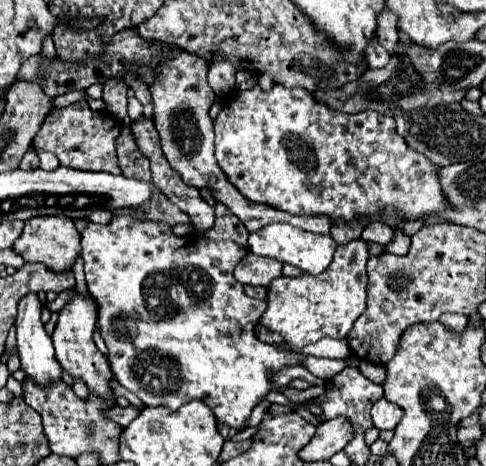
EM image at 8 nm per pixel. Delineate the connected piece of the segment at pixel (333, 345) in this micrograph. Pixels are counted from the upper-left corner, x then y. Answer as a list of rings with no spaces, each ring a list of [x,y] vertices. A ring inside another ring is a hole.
[[[322,339],[316,341],[314,345],[306,345],[306,349],[302,349],[302,355],[308,357],[328,357],[328,359],[346,359],[350,357],[350,347],[346,345],[346,339]]]

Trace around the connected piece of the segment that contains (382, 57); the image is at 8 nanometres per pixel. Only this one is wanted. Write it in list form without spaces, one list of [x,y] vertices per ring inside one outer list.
[[[374,35],[374,41],[370,41],[370,45],[366,47],[366,61],[370,65],[370,69],[380,69],[388,63],[388,53],[386,49],[382,49],[382,45],[378,43],[378,37]]]

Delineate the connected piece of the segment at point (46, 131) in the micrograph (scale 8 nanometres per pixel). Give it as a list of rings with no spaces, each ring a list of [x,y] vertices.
[[[78,101],[64,109],[52,109],[38,135],[34,137],[34,147],[50,151],[58,157],[60,165],[82,169],[82,171],[106,171],[120,173],[116,159],[116,139],[120,135],[120,123],[110,113],[96,113],[88,107],[86,101]]]

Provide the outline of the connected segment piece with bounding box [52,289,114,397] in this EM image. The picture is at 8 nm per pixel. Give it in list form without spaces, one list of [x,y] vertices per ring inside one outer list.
[[[74,289],[74,295],[64,305],[64,309],[58,313],[58,323],[56,323],[56,329],[52,333],[58,363],[72,377],[84,379],[92,393],[98,393],[102,397],[110,397],[110,395],[114,397],[112,389],[108,387],[108,381],[112,379],[112,371],[92,339],[94,331],[96,331],[96,301],[90,295],[82,295],[80,291]]]

